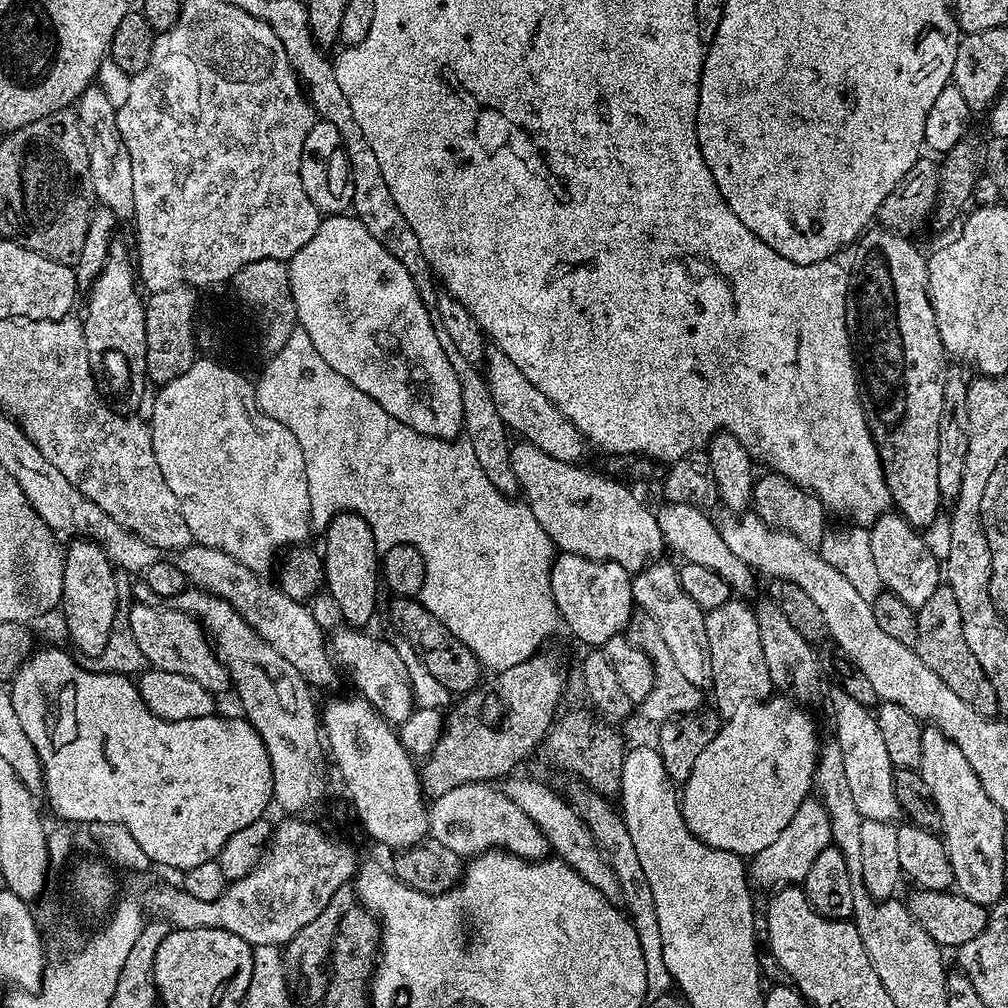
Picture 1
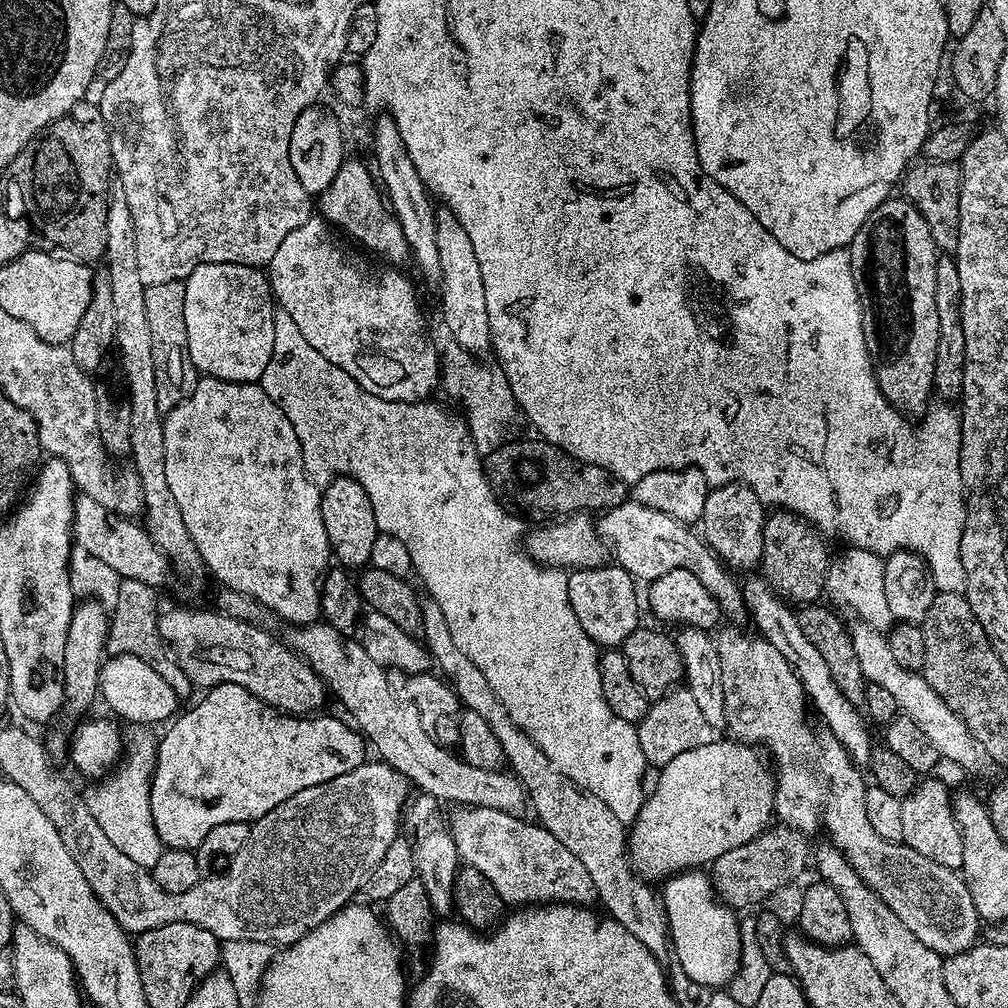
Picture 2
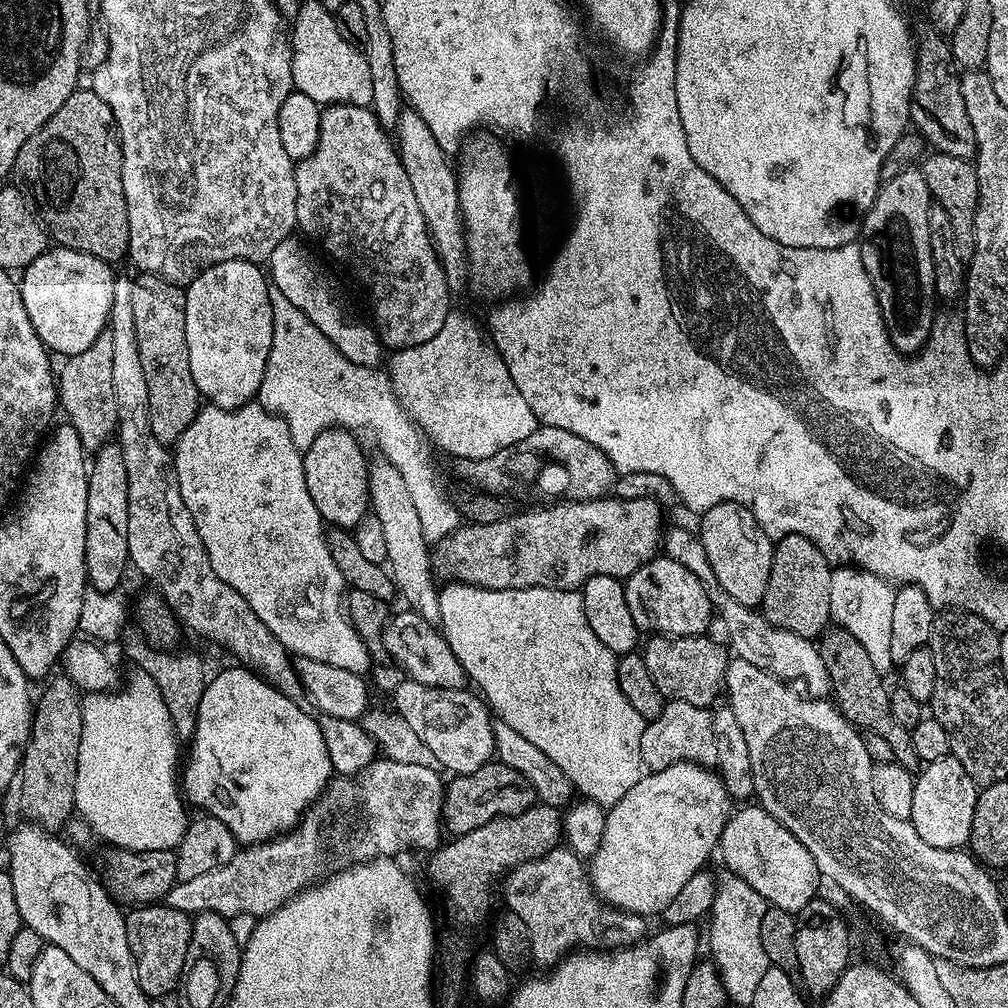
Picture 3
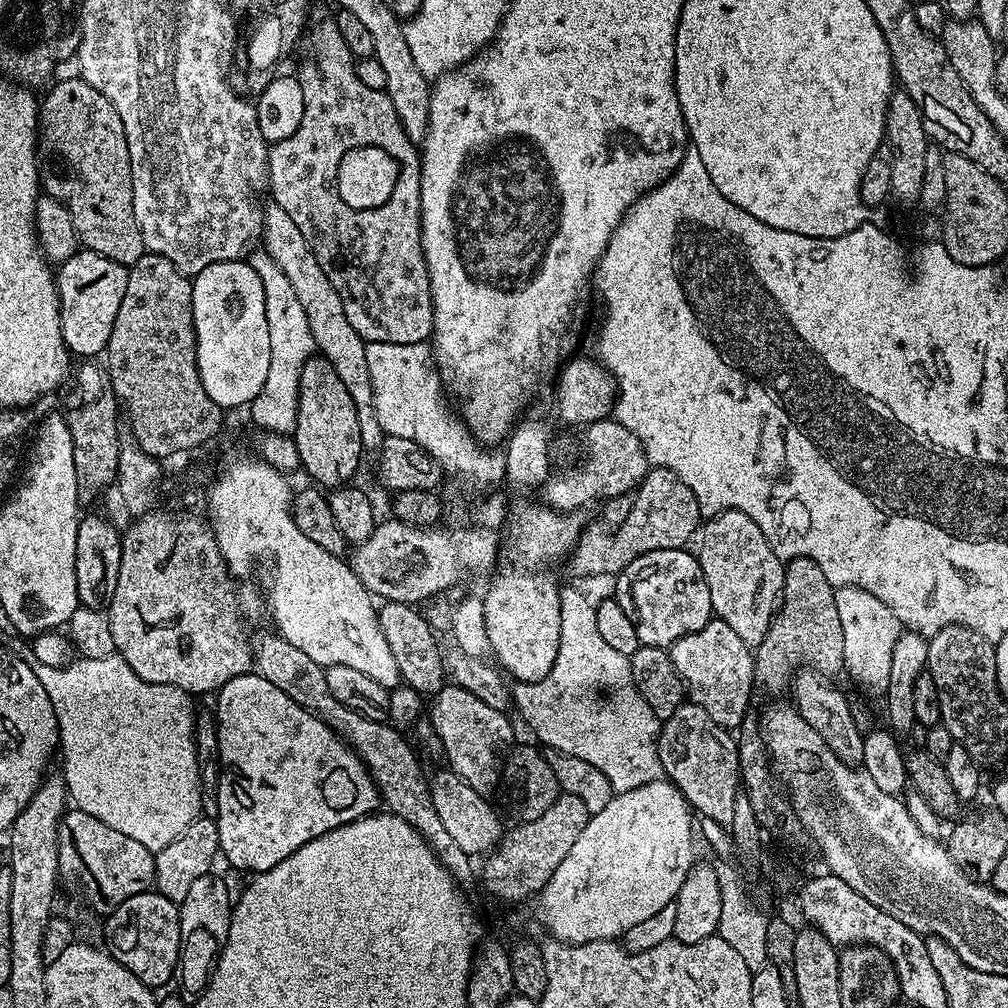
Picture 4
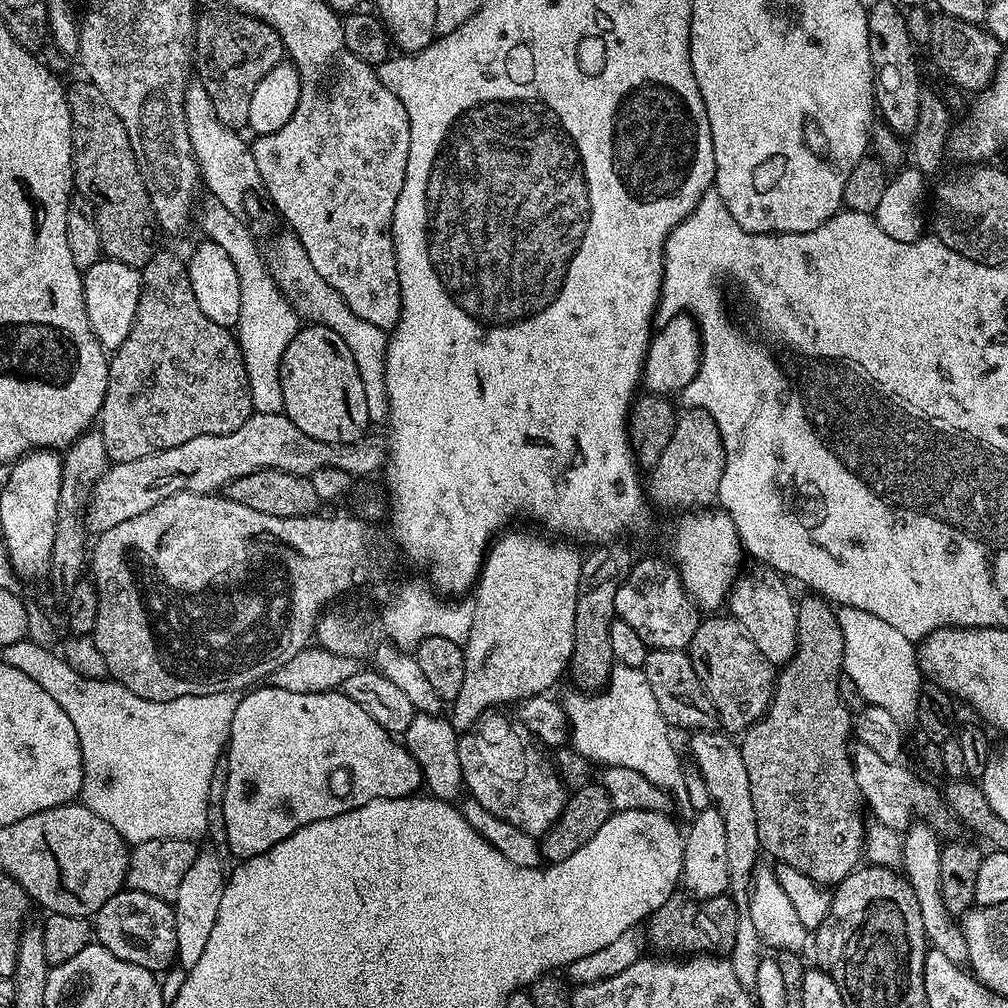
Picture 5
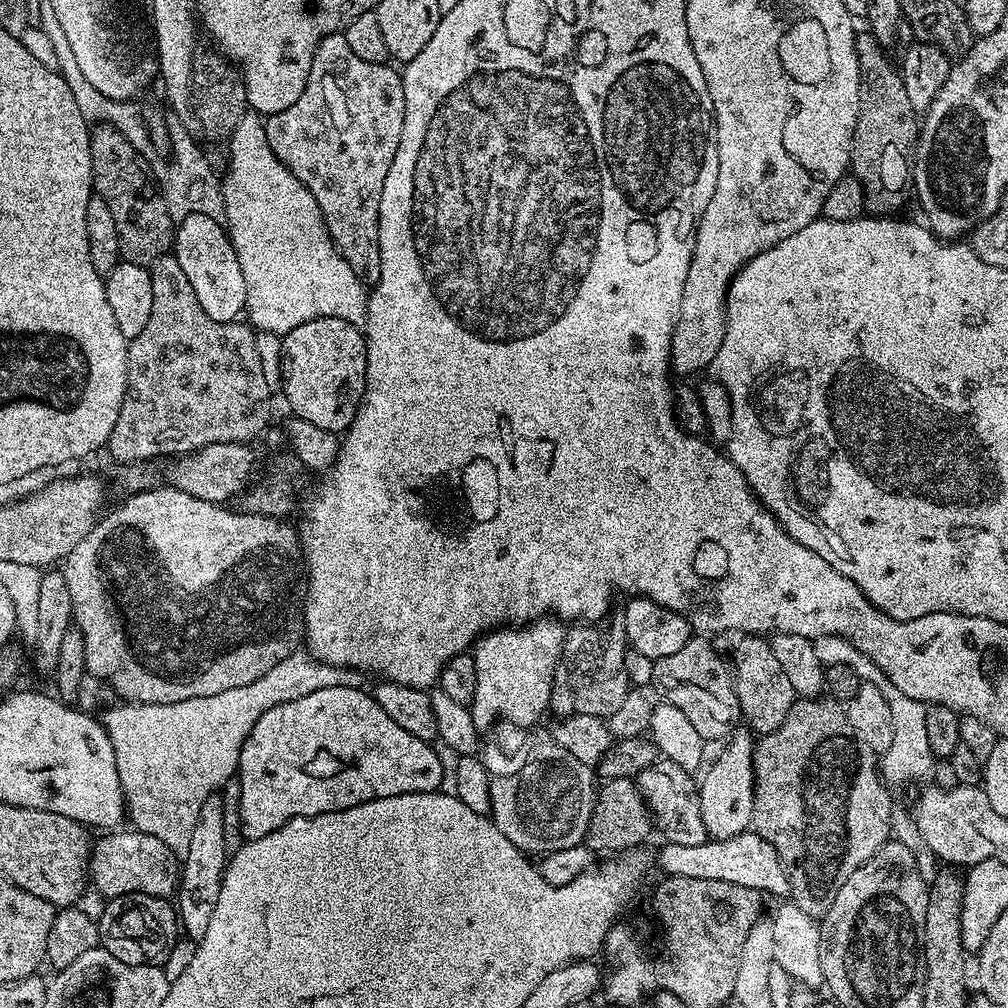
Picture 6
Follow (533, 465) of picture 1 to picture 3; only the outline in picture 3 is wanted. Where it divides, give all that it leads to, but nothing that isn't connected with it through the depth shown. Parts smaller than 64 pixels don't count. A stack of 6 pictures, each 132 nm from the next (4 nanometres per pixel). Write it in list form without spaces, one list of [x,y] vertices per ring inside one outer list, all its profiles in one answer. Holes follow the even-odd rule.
[[[670,528],[662,536],[663,555],[669,556],[674,562],[682,562],[682,566],[686,566],[686,570],[690,570],[690,574],[694,574],[694,578],[702,582],[706,598],[710,598],[713,609],[718,613],[718,620],[724,623],[724,632],[728,635],[726,644],[734,653],[735,659],[750,662],[750,666],[758,666],[758,670],[766,670],[771,676],[785,682],[801,680],[804,683],[803,691],[813,698],[827,697],[832,690],[830,674],[826,674],[826,665],[822,662],[819,647],[798,634],[790,634],[790,630],[774,626],[764,616],[763,611],[742,606],[742,602],[730,598],[730,594],[726,594],[722,586],[718,586],[718,578],[714,578],[710,558],[706,558],[706,550],[699,535],[695,531],[687,532],[684,528]]]

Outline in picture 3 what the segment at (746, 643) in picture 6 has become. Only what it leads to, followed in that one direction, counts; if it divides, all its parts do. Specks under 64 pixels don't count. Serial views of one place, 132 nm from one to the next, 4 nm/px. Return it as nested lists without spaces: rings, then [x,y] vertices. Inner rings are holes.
[[[652,634],[647,637],[648,645],[645,648],[643,645],[642,648],[646,670],[650,670],[650,678],[654,678],[654,686],[658,686],[658,690],[665,698],[668,700],[685,700],[690,702],[690,706],[707,709],[711,709],[717,703],[715,700],[719,696],[721,699],[726,688],[724,679],[726,678],[730,656],[723,643],[720,643],[721,645],[715,644],[710,637],[711,635],[708,634],[703,636],[662,636]]]

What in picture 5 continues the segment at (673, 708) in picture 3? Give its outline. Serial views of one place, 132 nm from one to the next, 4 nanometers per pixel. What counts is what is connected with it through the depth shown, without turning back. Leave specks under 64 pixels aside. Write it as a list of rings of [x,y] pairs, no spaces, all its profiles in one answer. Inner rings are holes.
[[[696,730],[691,736],[688,748],[696,763],[695,771],[704,779],[713,805],[722,814],[722,826],[726,830],[730,895],[737,905],[744,906],[752,891],[752,875],[762,856],[758,826],[754,818],[754,798],[750,798],[750,778],[746,778],[746,762],[742,762],[739,743],[723,731]]]

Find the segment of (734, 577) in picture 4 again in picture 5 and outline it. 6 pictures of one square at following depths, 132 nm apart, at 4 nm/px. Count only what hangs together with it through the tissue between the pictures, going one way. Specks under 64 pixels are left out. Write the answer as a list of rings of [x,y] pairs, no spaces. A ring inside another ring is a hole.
[[[756,566],[747,576],[741,575],[726,601],[727,611],[744,627],[744,633],[762,650],[762,654],[773,666],[783,666],[790,662],[796,652],[798,642],[798,618],[796,617],[797,601],[788,593],[785,577],[777,569],[767,566]]]

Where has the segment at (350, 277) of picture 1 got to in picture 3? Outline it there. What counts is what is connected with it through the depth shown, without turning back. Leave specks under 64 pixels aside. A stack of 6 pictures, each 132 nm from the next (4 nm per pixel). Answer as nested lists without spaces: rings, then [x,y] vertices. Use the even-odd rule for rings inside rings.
[[[296,238],[283,240],[278,242],[278,246],[274,246],[274,254],[270,254],[266,261],[266,272],[270,277],[271,287],[282,290],[282,294],[286,294],[286,298],[290,298],[290,302],[294,302],[294,306],[298,306],[298,310],[302,310],[302,314],[306,314],[306,318],[310,318],[310,322],[314,322],[314,326],[318,326],[318,330],[322,330],[322,334],[330,338],[332,345],[347,360],[362,364],[365,368],[381,367],[380,359],[383,358],[384,352],[386,356],[386,348],[381,344],[375,327],[371,323],[348,324],[343,310],[336,305],[331,290],[320,281],[320,276],[312,265],[311,254]]]

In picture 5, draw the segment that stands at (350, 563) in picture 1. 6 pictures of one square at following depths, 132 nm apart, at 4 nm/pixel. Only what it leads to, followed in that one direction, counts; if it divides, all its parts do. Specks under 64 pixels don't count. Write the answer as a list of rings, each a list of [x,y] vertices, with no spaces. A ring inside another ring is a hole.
[[[305,323],[290,338],[280,363],[280,385],[283,413],[302,434],[327,444],[349,444],[358,442],[369,431],[366,386],[358,362],[354,362],[350,346],[325,324]]]

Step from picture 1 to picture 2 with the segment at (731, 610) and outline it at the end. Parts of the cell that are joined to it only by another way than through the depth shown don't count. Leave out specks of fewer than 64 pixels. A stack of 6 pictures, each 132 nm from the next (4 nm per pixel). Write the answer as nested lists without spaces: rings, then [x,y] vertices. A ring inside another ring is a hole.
[[[740,626],[728,627],[732,628],[721,627],[719,629],[719,632],[721,631],[720,636],[717,635],[715,637],[715,642],[718,646],[718,659],[722,662],[722,694],[726,698],[727,731],[741,744],[759,746],[761,749],[768,748],[769,754],[776,759],[776,764],[774,763],[774,779],[776,781],[775,815],[777,817],[781,816],[781,818],[784,819],[781,821],[783,821],[787,827],[796,828],[799,832],[805,834],[812,834],[812,831],[814,831],[820,823],[824,823],[824,828],[828,831],[827,839],[836,845],[836,848],[839,849],[854,866],[854,870],[858,870],[858,874],[864,881],[890,906],[890,910],[894,910],[894,914],[898,914],[898,918],[902,918],[902,926],[906,926],[906,930],[910,930],[914,934],[914,938],[918,938],[918,942],[926,942],[926,946],[930,946],[930,950],[934,950],[940,957],[953,956],[959,952],[966,951],[967,948],[973,947],[981,935],[982,921],[980,917],[976,915],[974,898],[970,898],[970,890],[966,886],[963,875],[961,875],[957,869],[947,868],[938,862],[934,862],[930,858],[926,858],[926,854],[918,854],[918,850],[914,850],[906,843],[882,838],[882,834],[878,834],[874,830],[874,826],[870,824],[870,818],[866,816],[866,798],[864,797],[866,781],[864,781],[863,774],[860,773],[863,771],[852,761],[852,755],[844,749],[842,742],[834,736],[832,731],[822,730],[822,732],[815,732],[815,730],[808,725],[808,716],[804,713],[804,704],[806,708],[804,687],[802,686],[802,682],[797,678],[796,671],[790,666],[790,662],[786,662],[786,658],[782,658],[782,654],[778,654],[778,650],[774,650],[774,646],[770,646],[770,642],[766,642],[763,636],[753,634],[751,631],[748,631],[749,633],[743,632]]]

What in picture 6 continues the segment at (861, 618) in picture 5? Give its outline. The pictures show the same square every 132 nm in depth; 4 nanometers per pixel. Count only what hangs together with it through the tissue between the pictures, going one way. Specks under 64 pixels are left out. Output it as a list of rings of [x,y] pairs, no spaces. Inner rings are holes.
[[[819,636],[817,640],[812,641],[812,645],[818,653],[818,662],[822,662],[826,666],[829,664],[850,666],[850,670],[854,670],[854,674],[858,674],[860,681],[878,686],[878,690],[882,690],[886,702],[890,702],[890,715],[894,718],[894,742],[890,742],[890,750],[883,752],[878,760],[878,767],[885,781],[889,785],[895,786],[895,784],[912,784],[915,780],[928,780],[932,775],[934,761],[930,741],[926,738],[928,705],[918,702],[914,698],[906,698],[906,694],[902,694],[902,690],[898,690],[898,686],[894,686],[894,682],[890,682],[890,678],[886,678],[886,674],[881,668],[874,666],[874,662],[870,662],[870,658],[866,658],[866,654],[862,654],[862,650],[858,650],[846,638]]]

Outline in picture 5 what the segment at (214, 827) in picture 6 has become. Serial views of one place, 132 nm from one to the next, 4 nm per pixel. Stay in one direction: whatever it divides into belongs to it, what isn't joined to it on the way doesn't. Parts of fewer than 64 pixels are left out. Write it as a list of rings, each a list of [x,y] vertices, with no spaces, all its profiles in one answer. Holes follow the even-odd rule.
[[[213,850],[197,851],[182,886],[178,886],[178,898],[174,902],[176,909],[176,960],[179,967],[190,969],[197,964],[206,950],[206,941],[210,939],[210,930],[218,918],[218,905],[222,903],[222,890],[226,879],[226,864],[219,860]]]

